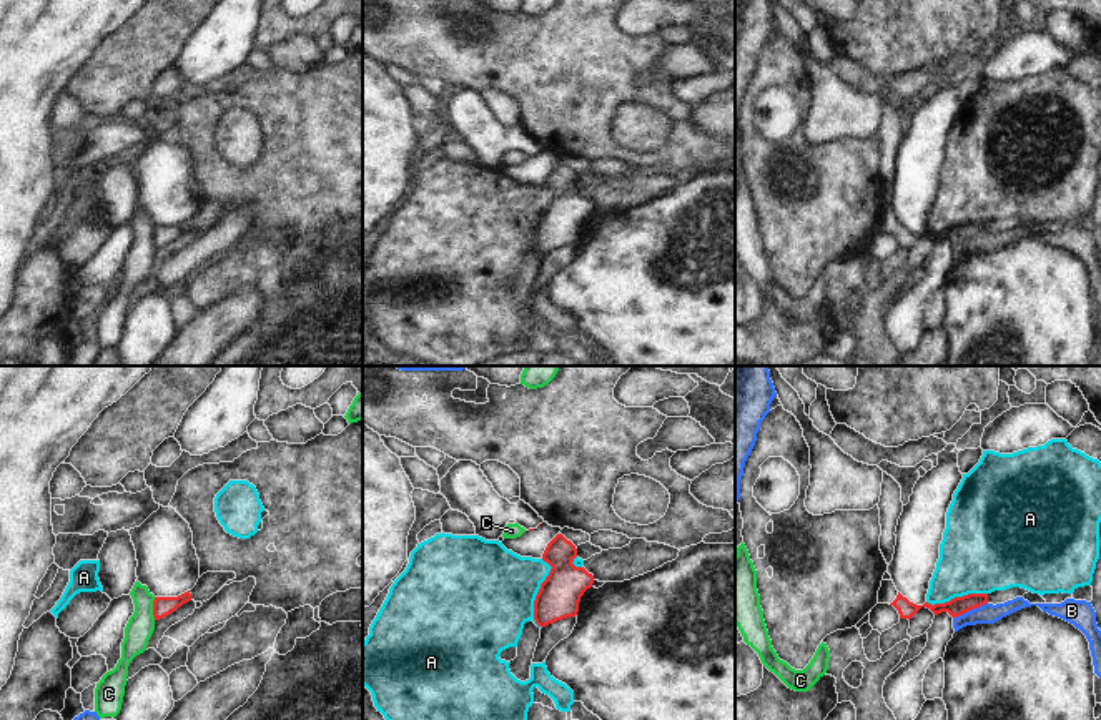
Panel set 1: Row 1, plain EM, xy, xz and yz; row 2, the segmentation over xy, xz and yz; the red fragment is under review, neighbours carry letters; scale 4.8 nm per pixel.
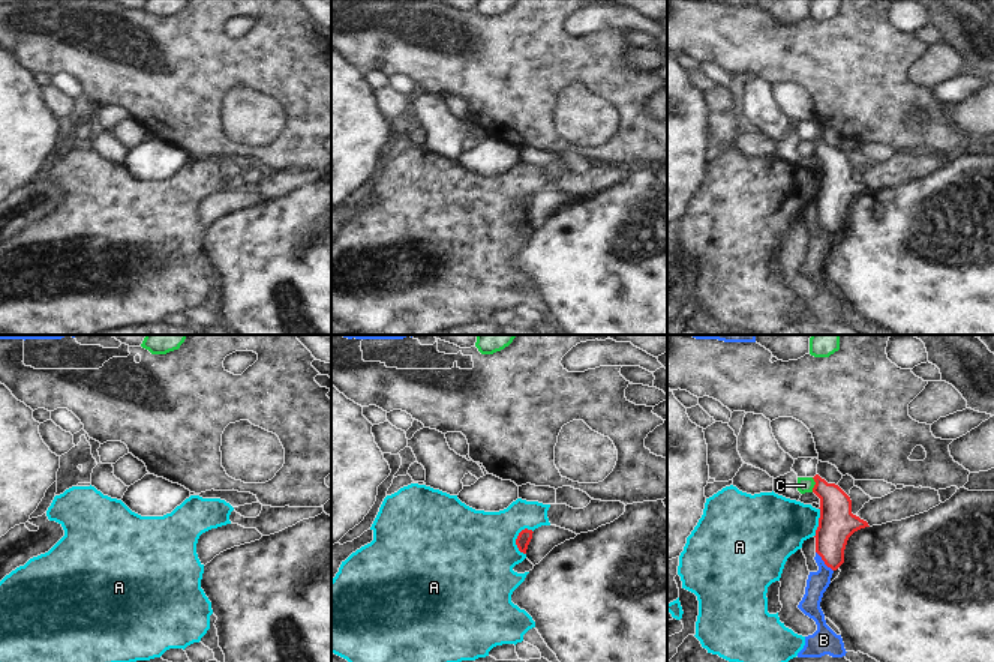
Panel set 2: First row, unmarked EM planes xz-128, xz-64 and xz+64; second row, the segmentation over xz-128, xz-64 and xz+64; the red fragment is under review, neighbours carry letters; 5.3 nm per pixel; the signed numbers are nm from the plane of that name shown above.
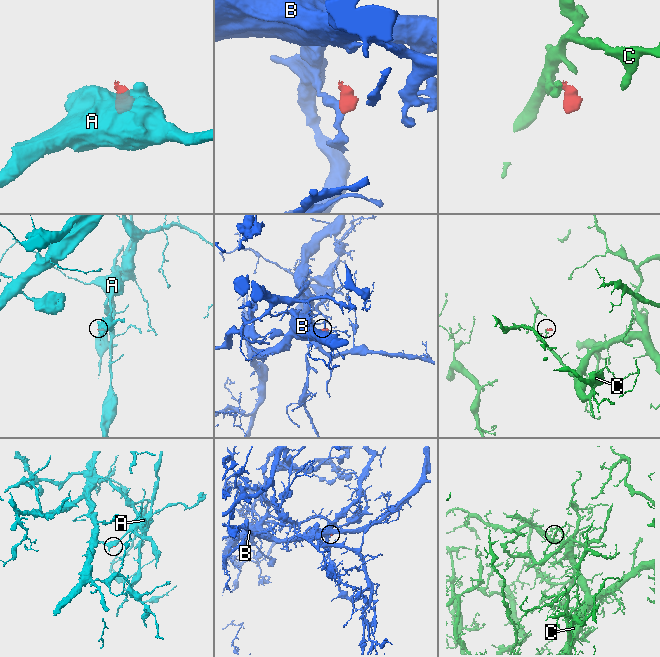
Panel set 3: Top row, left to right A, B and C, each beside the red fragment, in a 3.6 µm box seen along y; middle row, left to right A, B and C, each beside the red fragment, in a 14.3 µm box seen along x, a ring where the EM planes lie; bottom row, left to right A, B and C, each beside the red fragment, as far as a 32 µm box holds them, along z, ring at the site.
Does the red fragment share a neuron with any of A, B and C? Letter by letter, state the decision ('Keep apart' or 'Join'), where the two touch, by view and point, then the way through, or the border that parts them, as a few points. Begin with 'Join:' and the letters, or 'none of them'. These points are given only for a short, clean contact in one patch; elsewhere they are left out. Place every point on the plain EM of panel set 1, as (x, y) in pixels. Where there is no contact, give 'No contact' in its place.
Join: none of them
A: Keep apart. Touches red at xz (538, 221). Boundary: xz (543, 187), (551, 198), (534, 228), (534, 248), (541, 255)
B: Keep apart. Touches red at yz (970, 236). Boundary: yz (987, 230), (953, 246)
C: Keep apart. Touches red at xy (153, 236). Boundary: xy (155, 225), (153, 246).

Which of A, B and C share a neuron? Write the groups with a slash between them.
A / B / C

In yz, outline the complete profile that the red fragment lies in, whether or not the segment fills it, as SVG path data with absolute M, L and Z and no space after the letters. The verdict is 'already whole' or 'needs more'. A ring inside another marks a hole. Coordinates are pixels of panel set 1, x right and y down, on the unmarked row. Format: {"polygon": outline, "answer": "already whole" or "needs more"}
{"polygon": "M881 208L881 215L878 218L878 231L893 233L898 238L900 246L908 246L908 248L921 234L930 236L935 243L938 243L941 239L948 239L955 246L955 244L960 244L973 236L978 236L978 234L988 231L988 221L968 221L963 224L955 224L945 231L931 233L931 231L925 229L923 233L916 233L896 218L893 208Z", "answer": "needs more"}

